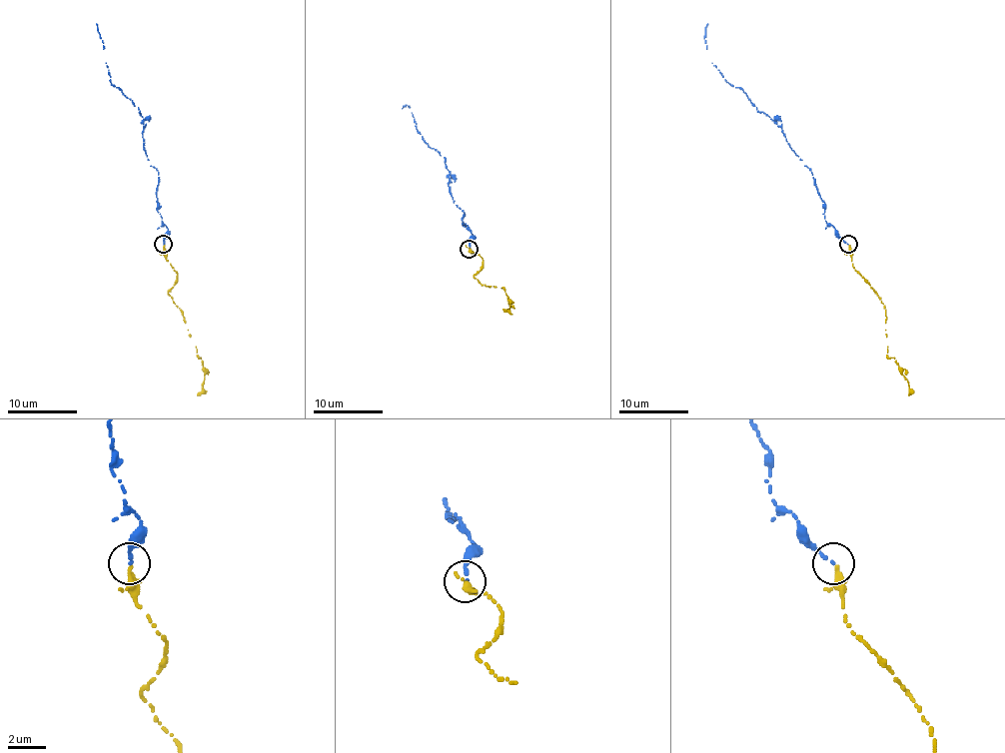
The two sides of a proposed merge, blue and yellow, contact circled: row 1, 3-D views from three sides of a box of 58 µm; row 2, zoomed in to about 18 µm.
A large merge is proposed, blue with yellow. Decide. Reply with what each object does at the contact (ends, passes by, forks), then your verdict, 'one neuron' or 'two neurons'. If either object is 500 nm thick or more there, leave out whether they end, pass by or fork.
blue ends; yellow passes by; one neuron

